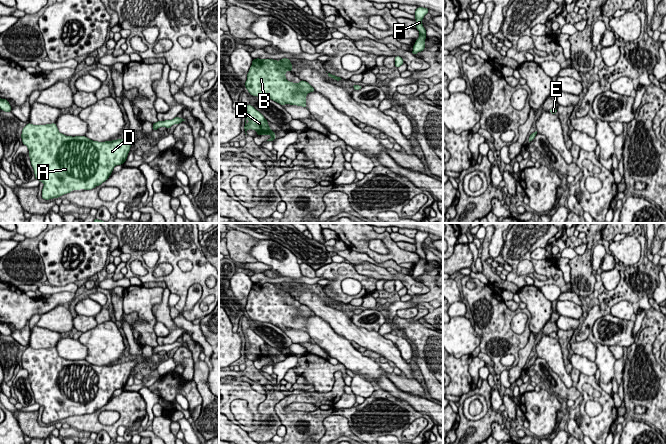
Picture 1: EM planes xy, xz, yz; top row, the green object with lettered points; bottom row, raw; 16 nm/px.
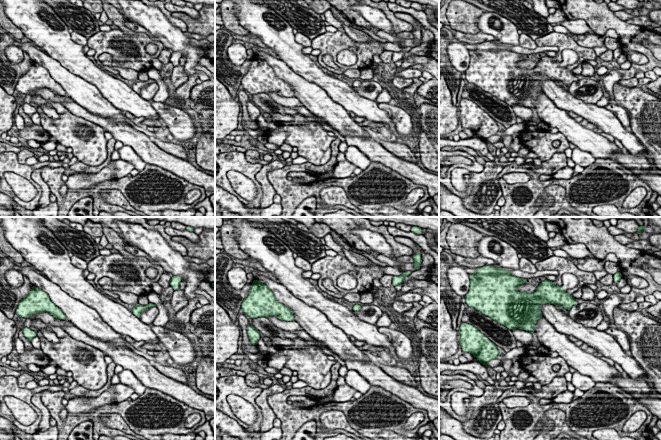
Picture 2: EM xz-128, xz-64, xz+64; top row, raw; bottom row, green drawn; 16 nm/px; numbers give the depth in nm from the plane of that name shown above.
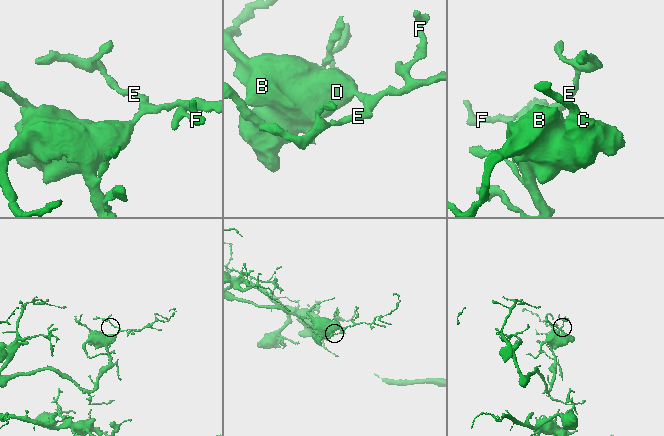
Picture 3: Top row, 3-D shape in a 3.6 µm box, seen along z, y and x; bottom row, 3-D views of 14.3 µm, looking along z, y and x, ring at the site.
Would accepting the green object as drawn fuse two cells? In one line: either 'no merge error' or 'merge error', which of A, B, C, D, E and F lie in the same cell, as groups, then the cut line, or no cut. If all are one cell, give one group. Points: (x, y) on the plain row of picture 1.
no merge error | A B C D E F | no cut

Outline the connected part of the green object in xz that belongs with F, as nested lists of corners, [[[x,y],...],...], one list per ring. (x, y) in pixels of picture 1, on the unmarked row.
[[[418,231],[415,235],[416,253],[419,255],[420,259],[413,269],[413,275],[411,276],[413,279],[416,279],[418,276],[421,276],[425,273],[425,263],[427,261],[426,254],[422,248],[422,243],[427,237],[429,237],[429,233],[423,231]]]

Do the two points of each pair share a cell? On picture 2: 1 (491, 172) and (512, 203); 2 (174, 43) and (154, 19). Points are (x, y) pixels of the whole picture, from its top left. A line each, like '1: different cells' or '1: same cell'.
1: different cells
2: same cell

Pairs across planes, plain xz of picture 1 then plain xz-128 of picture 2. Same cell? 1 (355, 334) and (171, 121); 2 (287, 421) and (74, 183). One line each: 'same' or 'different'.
1: different
2: different

